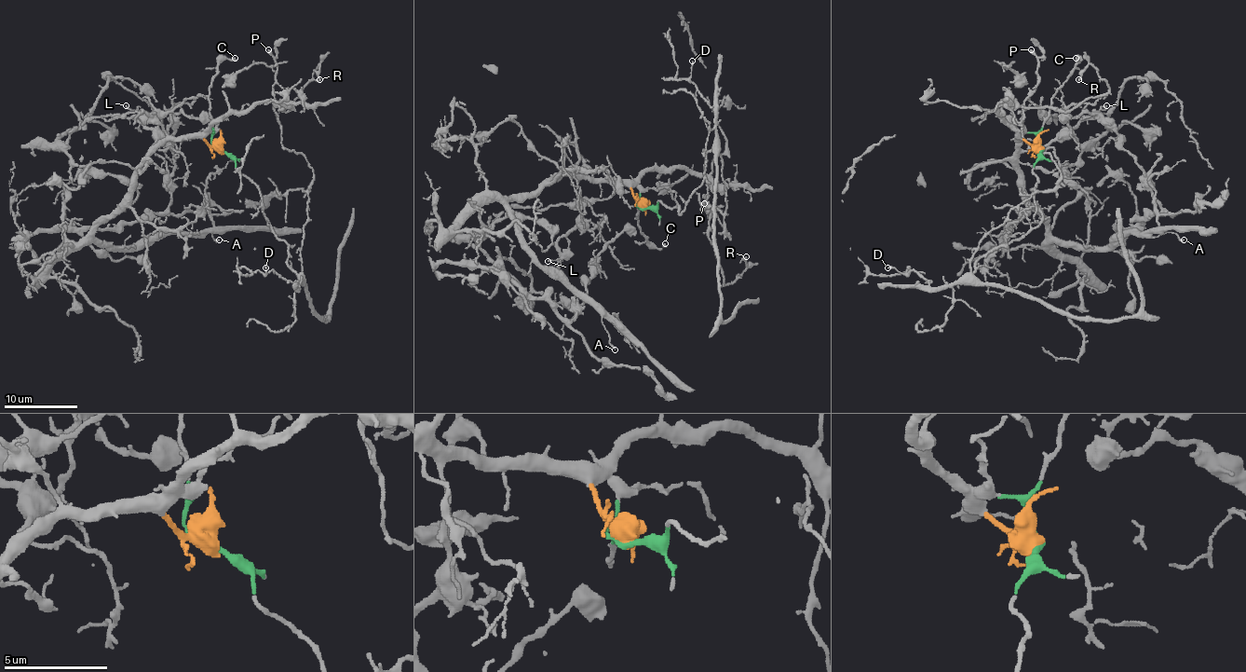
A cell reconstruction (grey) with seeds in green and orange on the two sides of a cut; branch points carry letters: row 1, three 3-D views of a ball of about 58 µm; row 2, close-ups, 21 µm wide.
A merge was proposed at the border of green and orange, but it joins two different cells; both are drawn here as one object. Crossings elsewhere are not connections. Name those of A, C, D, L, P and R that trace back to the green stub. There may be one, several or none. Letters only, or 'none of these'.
C, D, P

